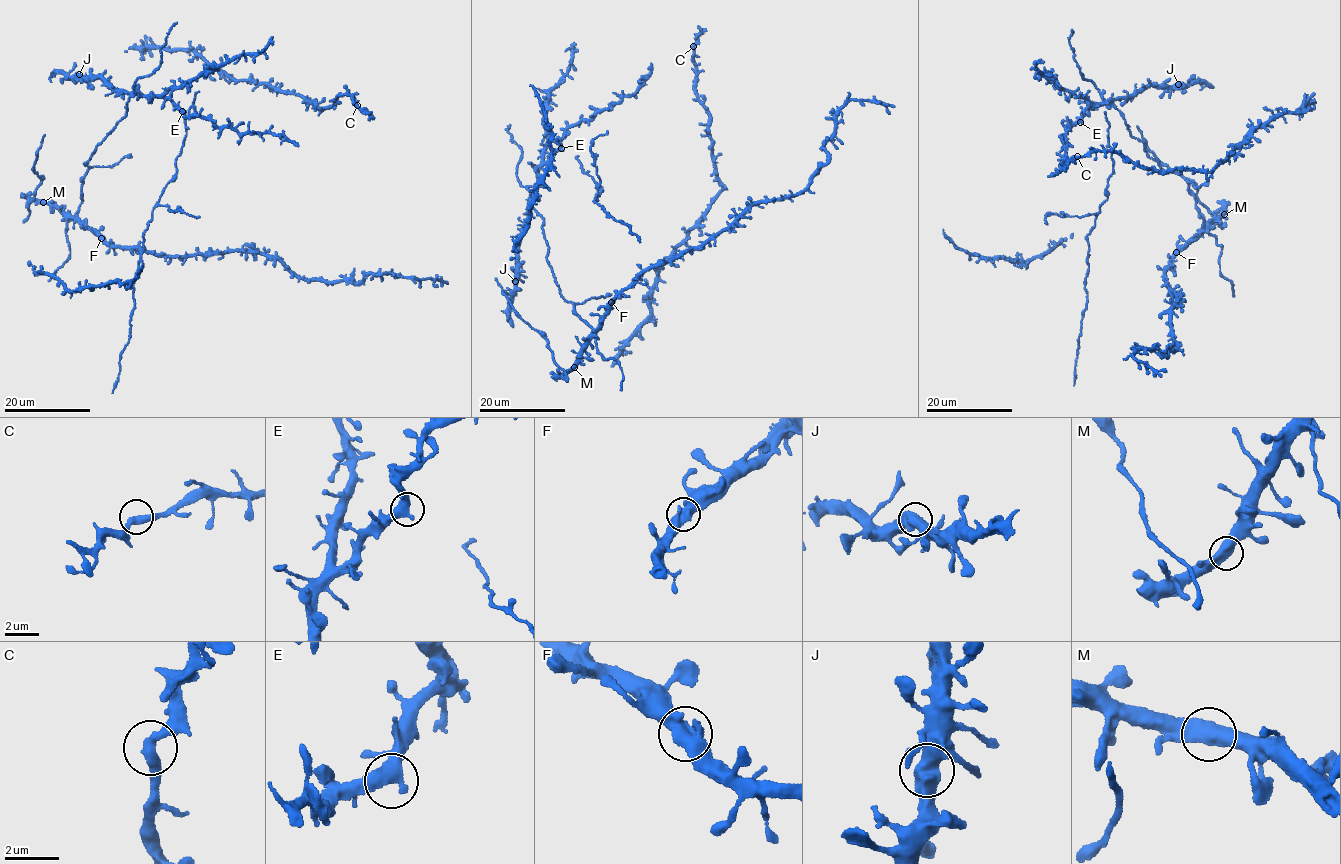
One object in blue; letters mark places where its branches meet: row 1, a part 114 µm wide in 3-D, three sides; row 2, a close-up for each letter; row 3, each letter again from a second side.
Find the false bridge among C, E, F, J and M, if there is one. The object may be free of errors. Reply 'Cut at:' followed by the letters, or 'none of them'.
Cut at: none of them

